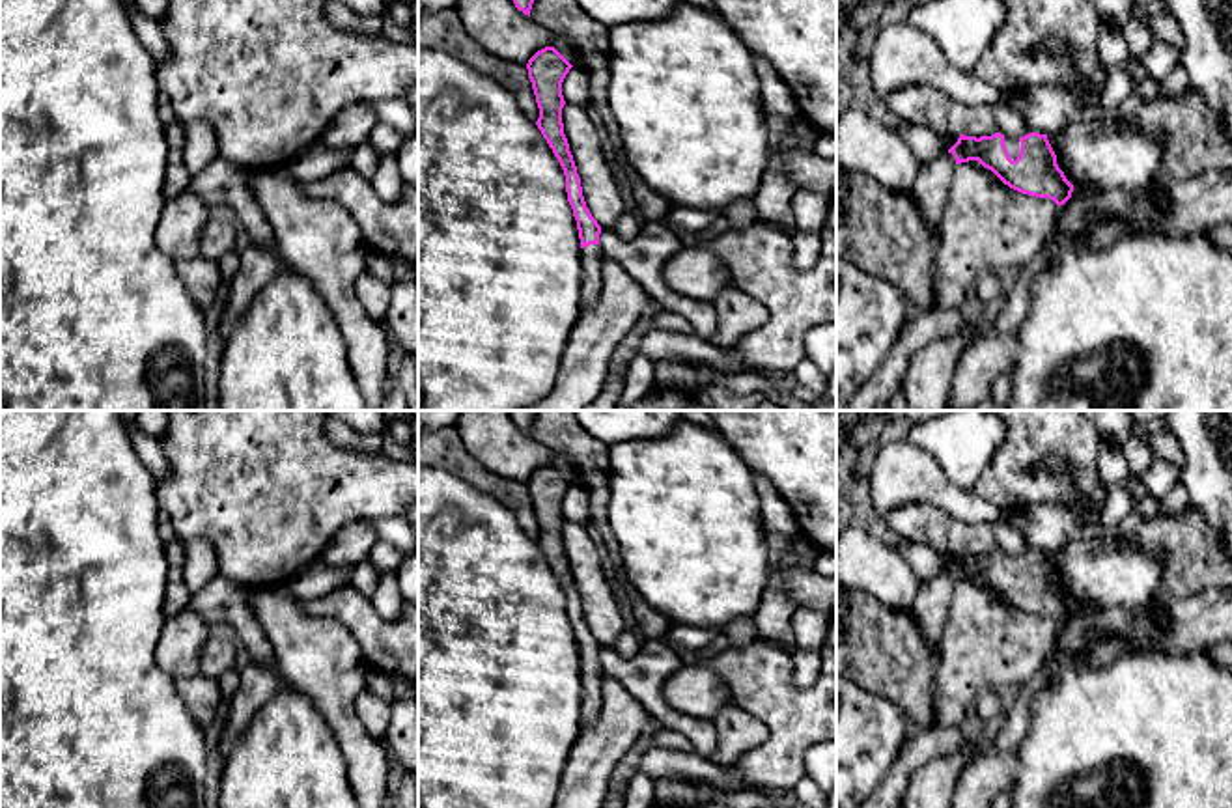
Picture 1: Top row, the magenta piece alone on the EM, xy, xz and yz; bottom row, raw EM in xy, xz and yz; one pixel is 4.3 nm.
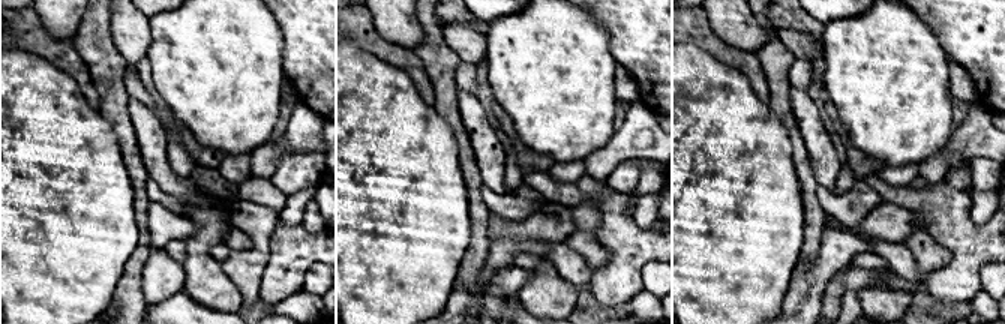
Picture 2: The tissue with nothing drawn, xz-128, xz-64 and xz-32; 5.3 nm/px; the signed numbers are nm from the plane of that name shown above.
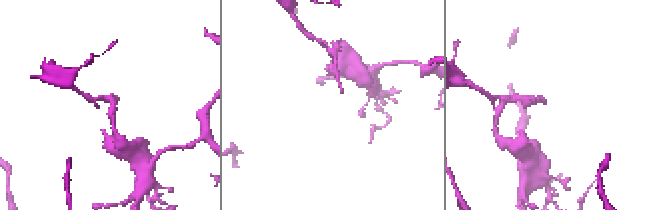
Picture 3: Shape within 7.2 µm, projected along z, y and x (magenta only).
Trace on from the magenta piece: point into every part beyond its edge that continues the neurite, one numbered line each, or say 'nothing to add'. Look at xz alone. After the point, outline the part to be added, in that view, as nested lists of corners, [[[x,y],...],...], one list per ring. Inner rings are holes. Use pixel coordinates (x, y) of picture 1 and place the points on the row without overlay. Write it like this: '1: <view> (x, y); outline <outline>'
1: xz (592, 674); outline [[[590,662],[581,666],[581,677],[584,685],[584,702],[581,707],[581,730],[594,724],[601,709],[601,685],[603,666],[601,662]]]

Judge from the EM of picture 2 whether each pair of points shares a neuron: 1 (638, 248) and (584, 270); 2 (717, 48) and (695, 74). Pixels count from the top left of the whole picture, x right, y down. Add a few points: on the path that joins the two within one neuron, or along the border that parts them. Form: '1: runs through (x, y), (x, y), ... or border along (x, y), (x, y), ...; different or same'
1: border along (596, 270), (588, 290); different
2: border along (687, 42), (743, 72); different

